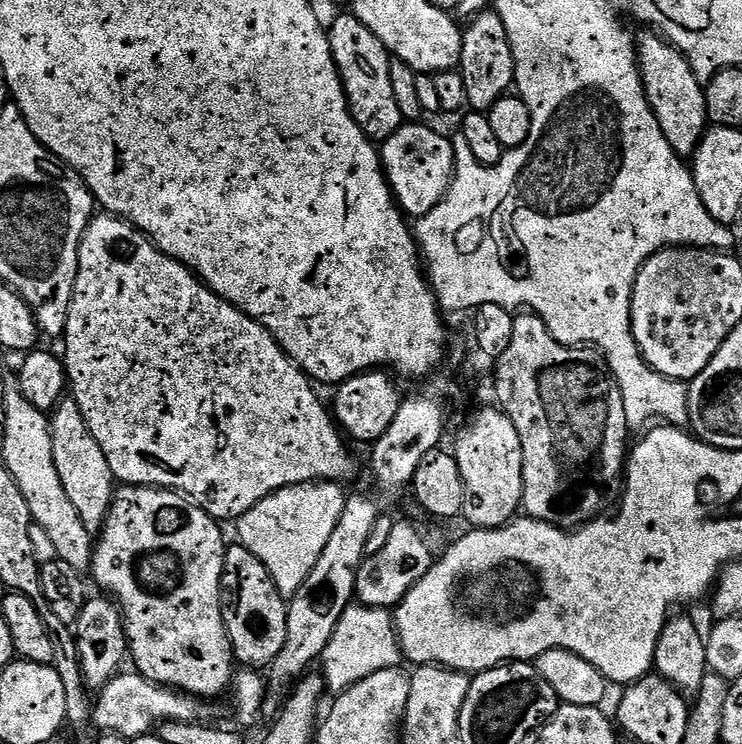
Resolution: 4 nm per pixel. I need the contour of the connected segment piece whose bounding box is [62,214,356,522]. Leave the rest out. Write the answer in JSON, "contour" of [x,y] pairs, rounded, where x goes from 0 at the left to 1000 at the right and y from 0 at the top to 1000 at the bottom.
{"contour":[[[135,288],[119,301],[119,309],[108,327],[105,374],[100,384],[100,401],[92,413],[84,461],[84,483],[86,496],[92,500],[96,536],[101,538],[105,551],[111,551],[111,562],[116,562],[121,583],[127,583],[127,594],[137,599],[137,610],[143,610],[143,621],[148,621],[148,632],[163,652],[224,656],[253,668],[274,688],[282,688],[292,702],[317,702],[326,691],[332,691],[332,685],[381,656],[422,648],[465,648],[480,640],[480,618],[464,598],[465,587],[449,555],[437,550],[430,530],[420,523],[422,512],[380,472],[377,461],[348,431],[286,391],[244,349],[229,347],[213,336],[194,313],[160,290]]]}

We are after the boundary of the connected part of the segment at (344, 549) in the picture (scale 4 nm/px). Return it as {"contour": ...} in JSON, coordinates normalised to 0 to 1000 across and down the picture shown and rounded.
{"contour":[[[470,665],[465,671],[456,707],[450,707],[450,718],[445,718],[445,726],[434,739],[429,755],[423,757],[416,776],[406,790],[391,801],[385,868],[380,868],[380,879],[375,879],[375,884],[369,884],[364,894],[364,925],[368,931],[380,929],[383,923],[387,926],[395,917],[406,913],[419,899],[415,897],[435,883],[441,866],[450,856],[457,832],[476,810],[480,773],[485,757],[491,754],[493,728],[499,724],[499,712],[504,712],[504,704],[513,694],[511,680],[496,667]]]}

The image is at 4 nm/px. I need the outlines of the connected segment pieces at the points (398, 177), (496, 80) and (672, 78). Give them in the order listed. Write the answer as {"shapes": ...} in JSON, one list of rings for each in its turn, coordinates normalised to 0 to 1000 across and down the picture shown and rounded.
{"shapes":[[[[546,164],[515,194],[518,230],[523,233],[528,262],[534,265],[535,276],[555,293],[580,288],[585,277],[597,272],[615,235],[611,190],[574,168],[571,164]]],[[[654,13],[637,23],[632,32],[636,34],[625,43],[617,91],[625,98],[629,144],[637,151],[656,152],[678,129],[686,128],[687,120],[694,114],[695,75],[690,71],[687,51],[673,16]]],[[[873,40],[868,50],[857,54],[857,73],[863,99],[868,105],[868,124],[873,128],[873,141],[887,159],[887,169],[903,191],[903,196],[918,212],[938,208],[949,179],[957,171],[954,144],[949,130],[951,118],[941,98],[927,87],[922,71],[900,58],[894,48]]]]}

